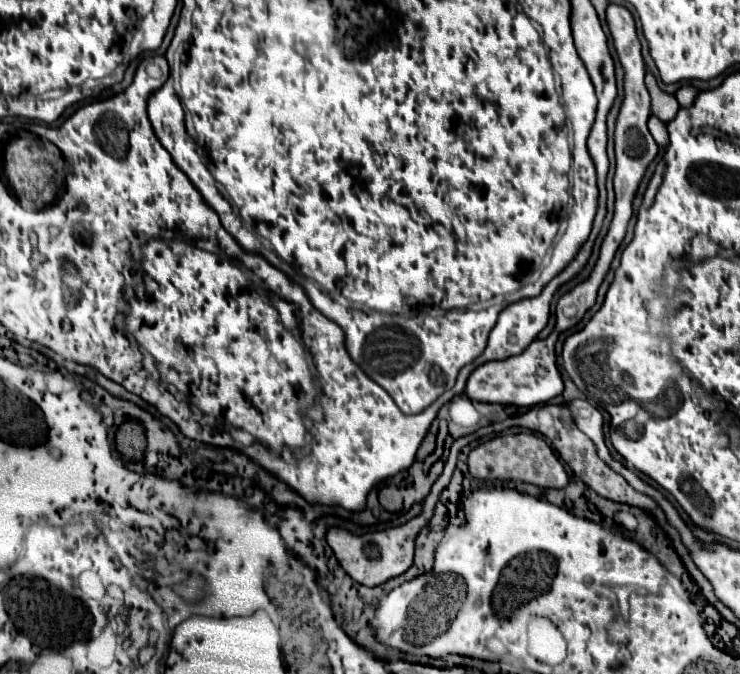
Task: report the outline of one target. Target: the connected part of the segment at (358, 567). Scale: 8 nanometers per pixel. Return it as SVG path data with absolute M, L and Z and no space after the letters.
M406 523L388 531L376 531L376 533L366 533L362 537L352 535L344 529L330 529L328 535L328 545L332 547L338 563L344 567L344 571L358 581L360 585L366 587L376 587L386 583L392 577L402 575L412 561L406 561Z

